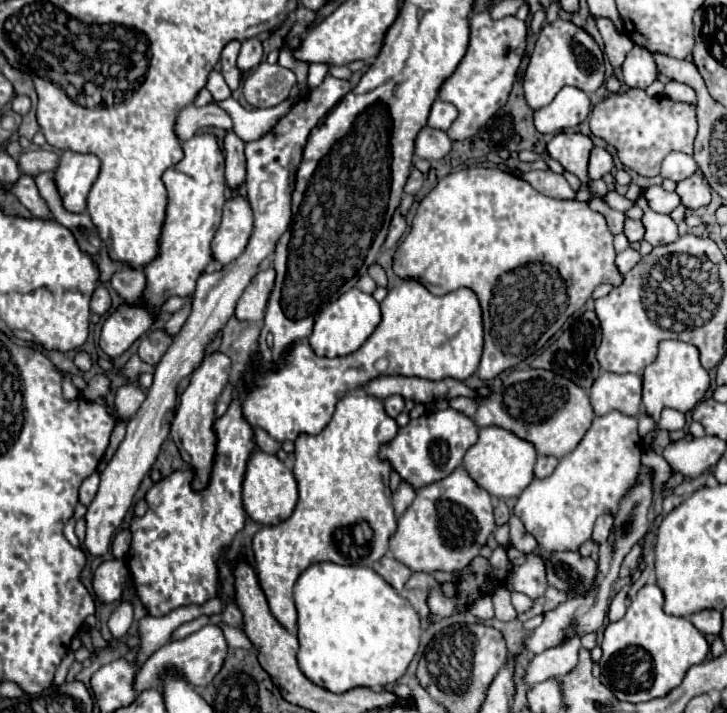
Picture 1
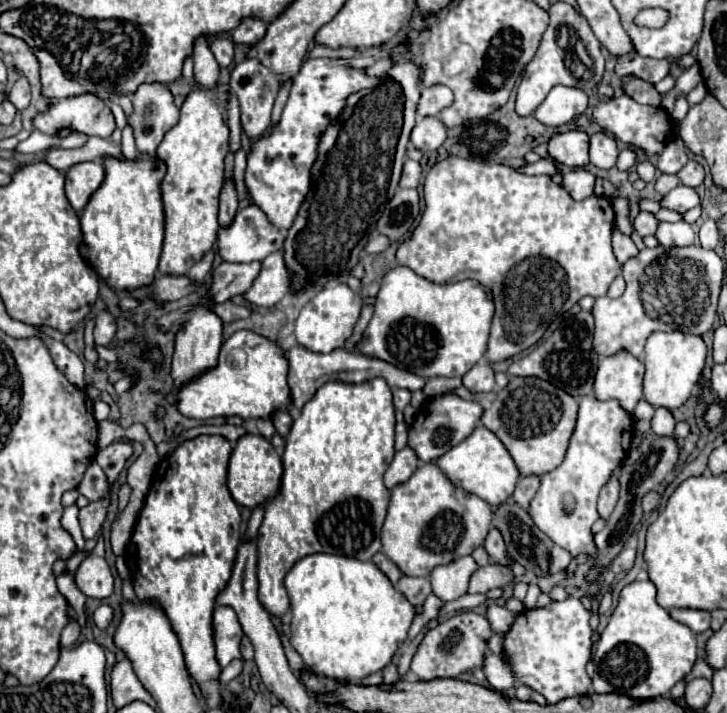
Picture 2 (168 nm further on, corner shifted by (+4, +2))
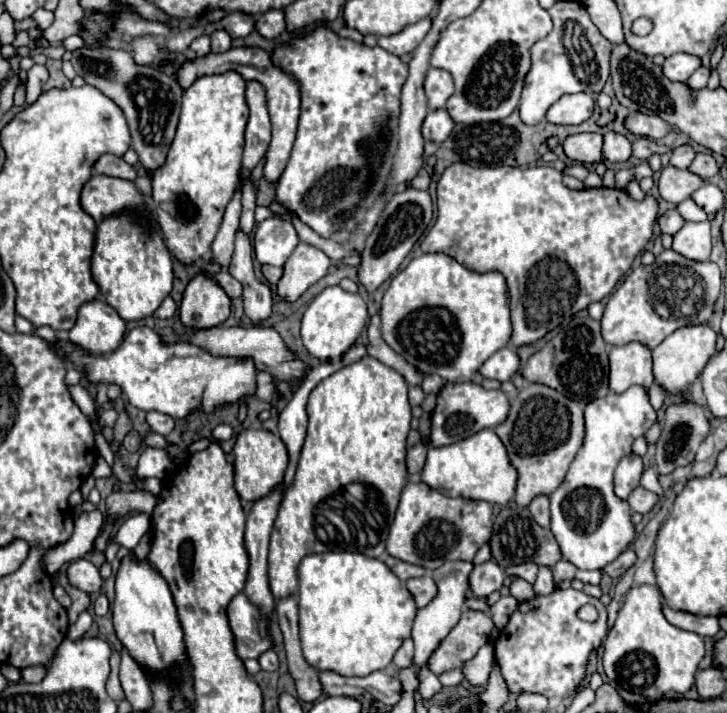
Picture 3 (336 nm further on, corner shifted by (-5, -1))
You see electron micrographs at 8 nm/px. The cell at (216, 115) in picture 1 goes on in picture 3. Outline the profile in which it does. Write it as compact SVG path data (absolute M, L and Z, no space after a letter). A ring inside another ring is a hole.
M79 48L73 50L71 64L75 72L85 80L85 84L95 86L105 96L109 96L127 116L131 130L131 148L139 156L139 164L147 170L155 172L165 164L167 150L173 142L179 112L181 112L181 96L183 90L171 76L151 68L135 64L133 56L125 50L111 48Z

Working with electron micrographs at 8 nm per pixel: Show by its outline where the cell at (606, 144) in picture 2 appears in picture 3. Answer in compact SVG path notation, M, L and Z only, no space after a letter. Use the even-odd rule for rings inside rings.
M607 132L605 134L605 144L603 144L603 156L609 164L621 164L631 158L631 142L627 136L617 134L617 132Z

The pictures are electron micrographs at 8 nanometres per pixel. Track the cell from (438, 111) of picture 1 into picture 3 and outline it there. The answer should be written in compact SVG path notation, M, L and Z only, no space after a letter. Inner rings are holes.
M429 68L425 82L423 82L425 96L429 100L429 110L445 108L445 102L449 100L453 92L453 80L449 72L443 72L439 68Z

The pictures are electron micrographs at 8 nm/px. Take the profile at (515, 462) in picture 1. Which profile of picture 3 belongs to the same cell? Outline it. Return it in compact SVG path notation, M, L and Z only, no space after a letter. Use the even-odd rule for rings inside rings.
M481 430L449 446L439 446L439 448L429 446L427 460L419 476L427 486L447 496L485 500L499 506L505 506L513 498L515 484L517 484L517 472L507 458L507 450L503 442L493 430Z

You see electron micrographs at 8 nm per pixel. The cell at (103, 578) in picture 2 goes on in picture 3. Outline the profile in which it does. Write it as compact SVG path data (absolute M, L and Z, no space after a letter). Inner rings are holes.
M79 558L75 562L71 562L65 568L67 580L71 586L85 590L85 592L99 592L103 586L103 580L99 576L99 570L85 558Z

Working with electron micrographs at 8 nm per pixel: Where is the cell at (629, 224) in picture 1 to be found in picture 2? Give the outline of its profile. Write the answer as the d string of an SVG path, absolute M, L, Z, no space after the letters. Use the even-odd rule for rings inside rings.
M640 211L640 213L636 215L636 219L632 221L632 229L634 229L634 233L638 233L640 237L644 237L644 235L654 235L656 227L658 227L658 221L654 219L652 213L646 213L646 211Z

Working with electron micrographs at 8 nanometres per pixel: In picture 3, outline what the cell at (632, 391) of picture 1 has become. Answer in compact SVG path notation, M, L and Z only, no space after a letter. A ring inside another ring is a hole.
M631 342L623 346L611 346L609 366L609 388L617 394L625 392L633 384L649 388L653 382L651 348L645 344Z

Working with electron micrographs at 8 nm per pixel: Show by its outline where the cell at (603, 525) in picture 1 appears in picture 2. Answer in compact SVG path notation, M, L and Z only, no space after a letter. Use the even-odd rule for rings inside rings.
M616 475L606 483L606 487L600 491L600 499L598 499L598 515L602 519L610 517L610 513L614 511L618 501L618 479Z

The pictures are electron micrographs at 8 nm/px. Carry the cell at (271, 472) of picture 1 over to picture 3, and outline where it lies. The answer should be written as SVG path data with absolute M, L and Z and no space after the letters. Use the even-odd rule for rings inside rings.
M263 428L241 430L233 444L233 456L235 456L235 462L233 462L235 490L243 500L251 500L251 502L267 496L277 484L281 484L289 462L287 446L283 444L283 440L277 434Z

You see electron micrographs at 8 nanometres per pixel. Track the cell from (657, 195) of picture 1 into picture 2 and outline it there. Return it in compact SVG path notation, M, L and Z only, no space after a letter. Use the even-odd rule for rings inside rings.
M686 185L674 187L670 193L666 193L666 197L660 199L660 207L666 207L666 209L678 211L678 213L686 213L688 209L696 207L698 203L700 203L700 199L698 199L696 191Z

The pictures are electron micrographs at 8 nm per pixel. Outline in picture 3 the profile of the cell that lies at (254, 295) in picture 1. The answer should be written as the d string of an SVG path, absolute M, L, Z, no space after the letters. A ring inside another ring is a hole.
M299 242L293 254L289 256L287 264L283 266L285 274L277 284L279 296L289 302L297 300L311 284L315 284L327 274L329 264L331 260L325 256L325 252L311 244Z

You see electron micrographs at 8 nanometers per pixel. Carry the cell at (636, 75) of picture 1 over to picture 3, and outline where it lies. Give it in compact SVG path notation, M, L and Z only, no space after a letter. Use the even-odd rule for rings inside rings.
M673 54L665 60L663 72L669 80L685 82L697 68L701 66L701 58L697 56L687 56L687 54Z

